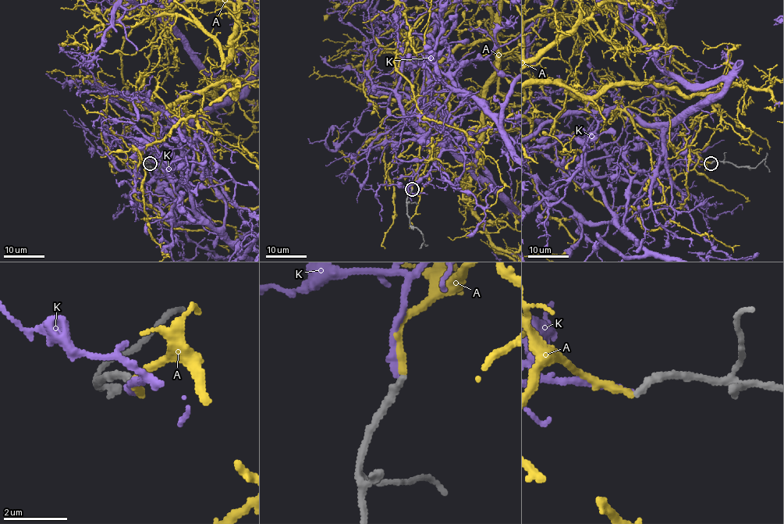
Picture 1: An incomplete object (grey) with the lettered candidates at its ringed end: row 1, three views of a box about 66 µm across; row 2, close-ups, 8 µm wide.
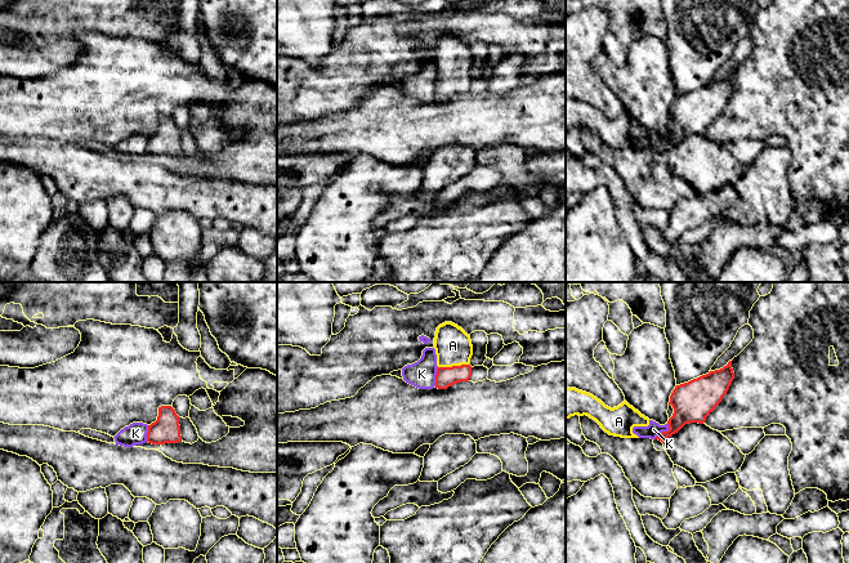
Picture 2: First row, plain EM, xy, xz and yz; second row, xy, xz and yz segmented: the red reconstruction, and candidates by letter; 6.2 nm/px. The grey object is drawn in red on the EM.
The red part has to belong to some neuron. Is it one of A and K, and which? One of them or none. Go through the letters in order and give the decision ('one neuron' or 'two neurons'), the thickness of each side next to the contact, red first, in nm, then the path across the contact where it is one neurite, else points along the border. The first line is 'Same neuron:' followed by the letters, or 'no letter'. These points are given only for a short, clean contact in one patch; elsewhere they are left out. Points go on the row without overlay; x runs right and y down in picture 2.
Same neuron: A
A: one neuron | 130/220 nm | across xz (446, 88), (454, 77), (452, 57)
K: two neurons | 240/90 nm

